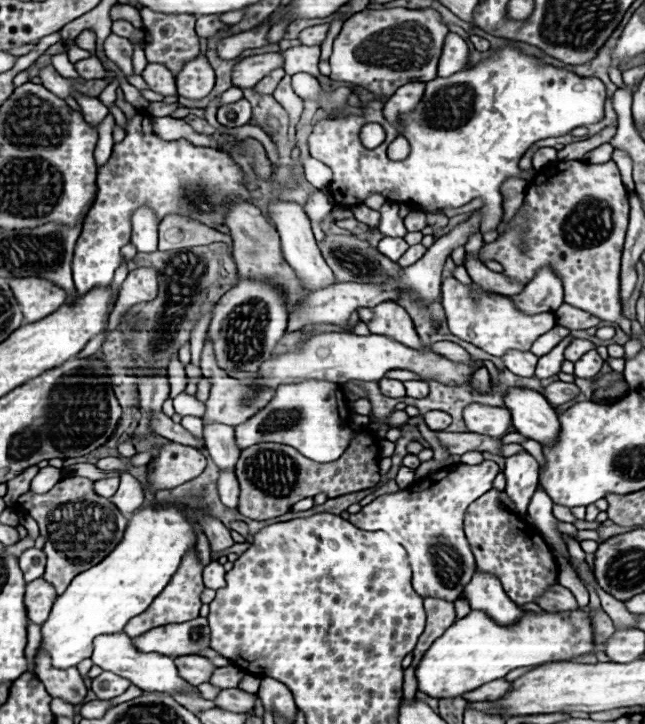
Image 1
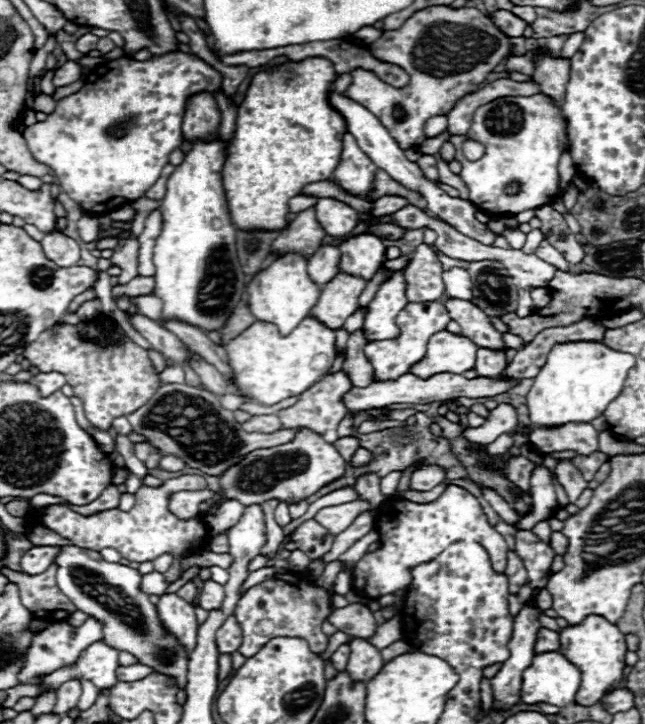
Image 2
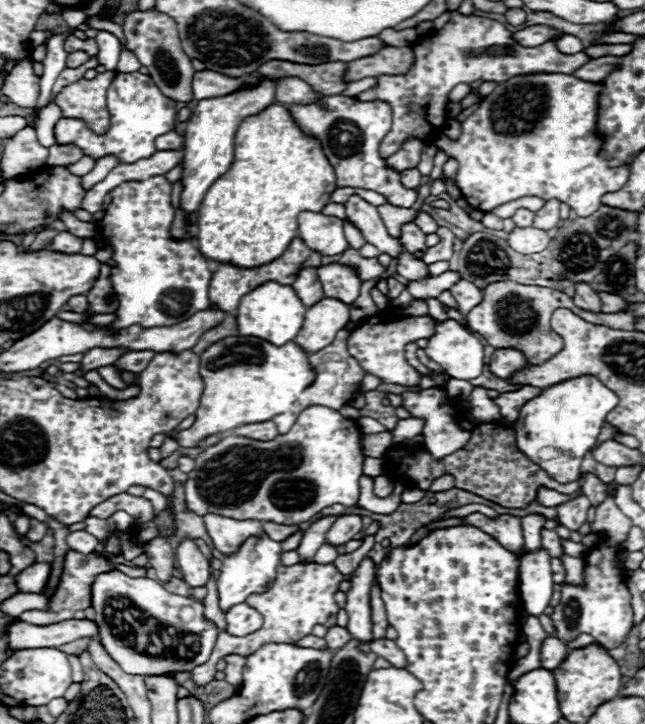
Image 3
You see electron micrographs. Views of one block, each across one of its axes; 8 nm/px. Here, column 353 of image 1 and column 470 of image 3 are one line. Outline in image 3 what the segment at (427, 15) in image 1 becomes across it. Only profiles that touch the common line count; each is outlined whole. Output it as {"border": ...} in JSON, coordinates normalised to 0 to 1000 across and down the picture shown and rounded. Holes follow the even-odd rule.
{"border":[[[701,17],[698,30],[673,50],[651,50],[639,61],[639,69],[645,75],[645,88],[633,102],[620,108],[589,105],[586,122],[558,127],[552,133],[558,141],[602,141],[608,149],[611,171],[589,204],[589,213],[595,218],[608,215],[636,185],[648,185],[654,193],[670,193],[691,169],[691,130],[713,113],[781,113],[794,105],[819,99],[887,102],[893,94],[918,83],[905,69],[890,77],[868,75],[862,69],[862,58],[843,58],[843,64],[812,66],[794,55],[791,44],[775,30],[744,22],[716,22],[710,17]]]}

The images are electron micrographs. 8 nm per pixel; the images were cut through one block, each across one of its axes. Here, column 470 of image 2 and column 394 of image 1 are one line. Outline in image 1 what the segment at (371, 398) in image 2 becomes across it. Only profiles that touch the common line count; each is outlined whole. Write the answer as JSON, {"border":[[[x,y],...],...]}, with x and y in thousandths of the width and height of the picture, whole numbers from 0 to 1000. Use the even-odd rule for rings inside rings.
{"border":[[[592,522],[586,528],[589,533],[589,541],[602,550],[620,550],[620,547],[629,547],[629,536],[620,525],[605,525],[605,522]]]}

